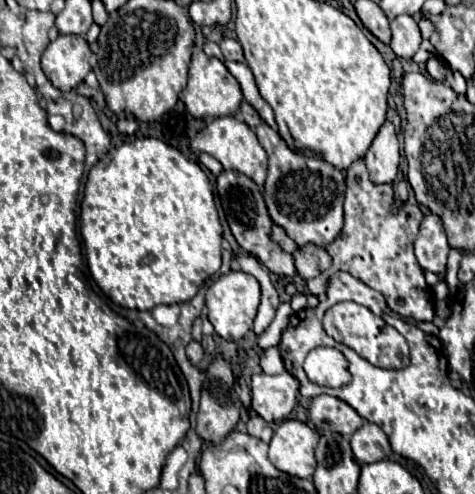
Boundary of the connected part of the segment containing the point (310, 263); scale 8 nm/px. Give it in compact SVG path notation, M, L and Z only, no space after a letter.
M312 244L298 248L292 256L294 256L296 270L304 280L318 276L320 272L328 270L332 264L332 258L328 256L328 252L320 246L312 246Z

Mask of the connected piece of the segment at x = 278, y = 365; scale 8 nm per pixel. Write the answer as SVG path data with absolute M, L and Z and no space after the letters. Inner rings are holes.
M276 346L262 352L260 366L262 366L264 374L282 374L284 372L284 364L282 364L282 358L280 358L280 352Z

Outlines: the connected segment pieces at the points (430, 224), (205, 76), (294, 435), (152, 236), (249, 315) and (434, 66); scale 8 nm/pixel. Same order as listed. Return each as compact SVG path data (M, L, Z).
M434 214L426 216L422 220L418 238L414 242L414 254L418 264L422 266L422 270L440 274L446 268L448 252L450 252L450 244L440 218Z
M200 48L194 50L192 54L192 64L190 64L190 74L188 74L188 84L182 90L182 100L188 108L188 112L194 118L220 118L220 116L234 116L240 110L242 102L242 90L238 80L226 70L226 66L212 56L206 56Z
M282 422L270 440L270 462L296 478L310 478L316 468L314 448L318 444L318 432L304 422Z
M140 138L112 148L92 166L84 188L80 234L94 282L122 308L152 310L160 304L172 306L188 302L204 282L220 270L222 224L214 206L210 180L196 162L190 162L158 138Z
M230 272L226 276L220 276L208 290L206 290L206 308L208 308L208 320L212 322L218 336L222 336L228 342L236 342L244 338L250 328L252 320L256 316L260 304L260 284L254 276L244 272Z
M432 56L432 58L426 62L426 70L428 70L430 78L432 78L432 80L438 80L438 82L442 82L442 80L446 78L446 74L450 72L450 68L446 66L446 62L442 62L442 60L436 58L436 56Z

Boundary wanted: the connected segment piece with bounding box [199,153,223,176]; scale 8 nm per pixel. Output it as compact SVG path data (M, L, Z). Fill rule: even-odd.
M202 153L199 156L199 161L215 176L218 176L223 170L220 162L207 153Z

